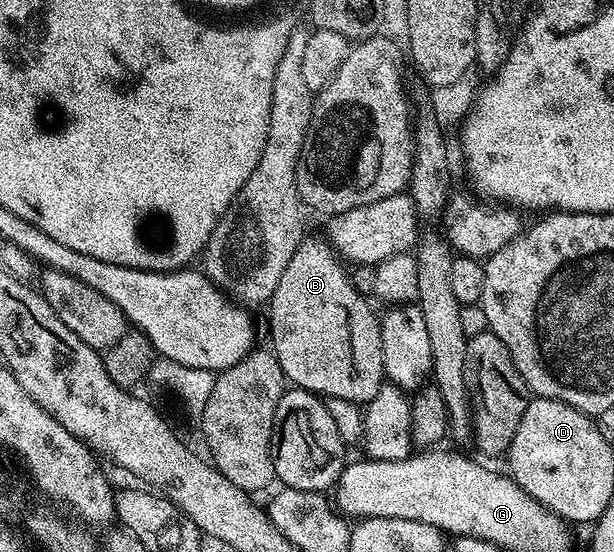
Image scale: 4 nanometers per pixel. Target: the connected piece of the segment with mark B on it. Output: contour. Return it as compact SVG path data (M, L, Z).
M306 238L295 249L291 261L287 261L283 277L279 277L279 285L267 303L275 335L271 351L277 356L286 380L294 388L312 391L318 397L340 399L350 405L364 405L371 402L375 393L379 393L386 378L385 362L381 356L381 319L357 292L356 285L349 280L348 273L340 267L342 264L330 248L323 245L315 239Z

